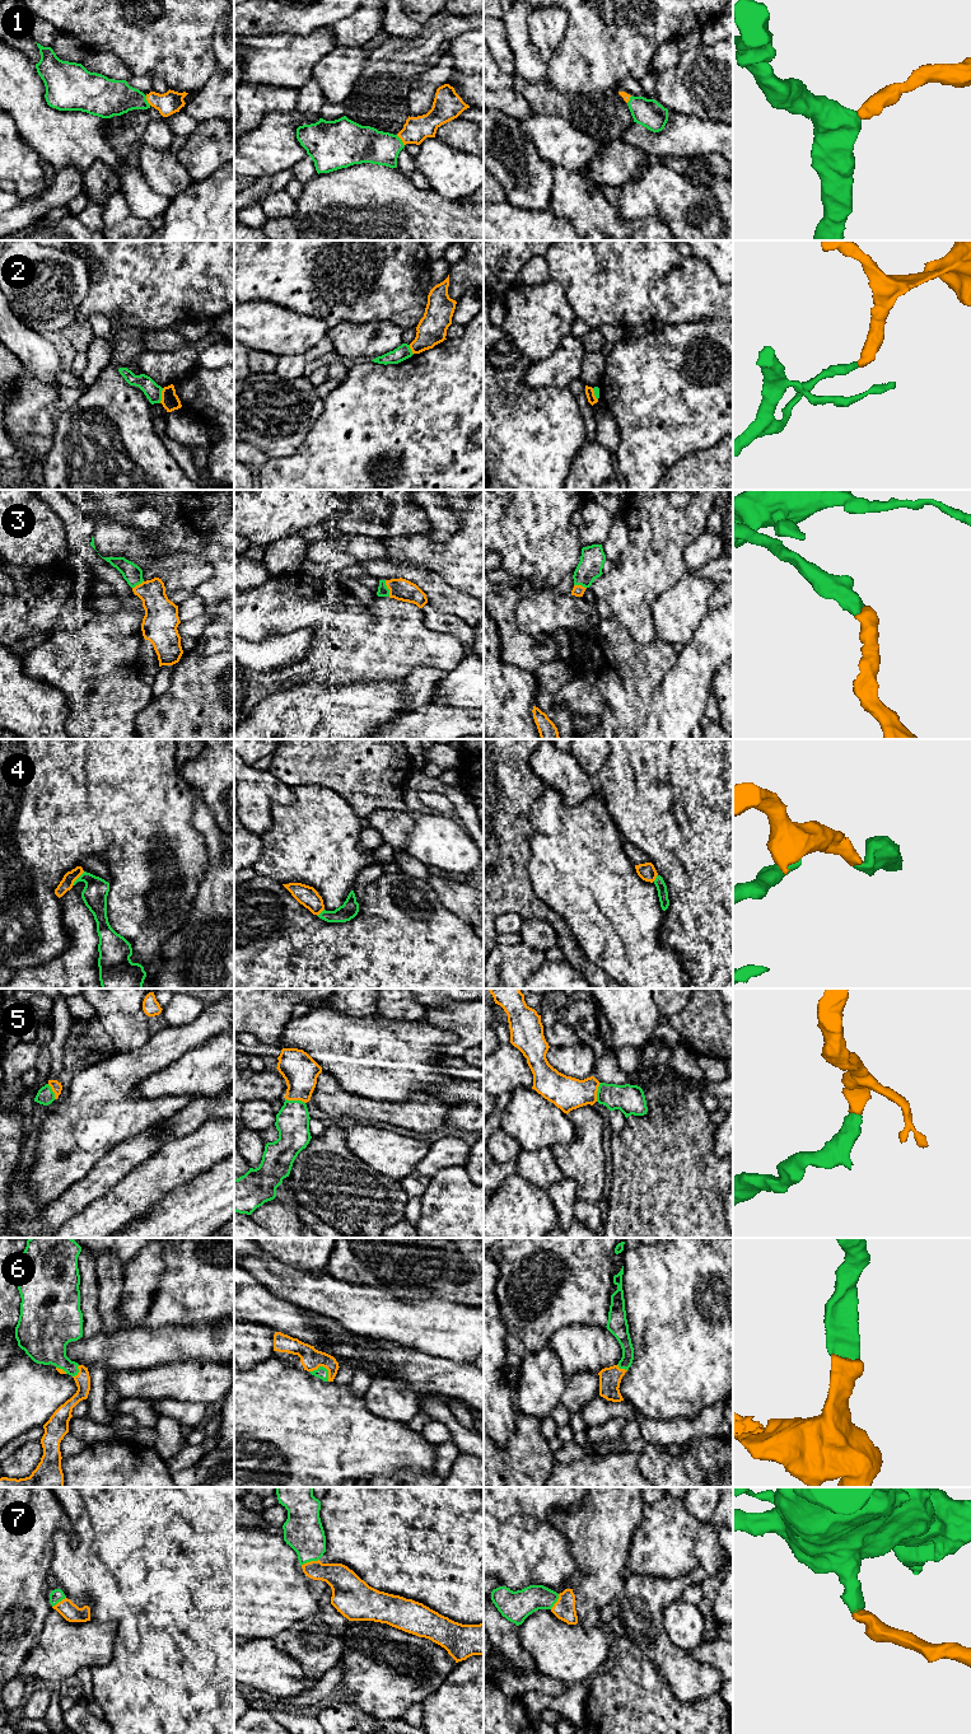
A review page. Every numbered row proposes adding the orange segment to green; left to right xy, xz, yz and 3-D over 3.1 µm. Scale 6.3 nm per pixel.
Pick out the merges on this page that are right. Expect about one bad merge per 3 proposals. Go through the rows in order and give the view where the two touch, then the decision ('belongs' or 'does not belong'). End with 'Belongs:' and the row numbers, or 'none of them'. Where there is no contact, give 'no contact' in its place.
1: contact in xz; belongs
2: contact in xy; does not belong
3: contact in xz; belongs
4: contact in xy; belongs
5: contact in xz; belongs
6: contact in xz; belongs
7: contact in xz; belongs
Belongs: 1, 3, 4, 5, 6, 7

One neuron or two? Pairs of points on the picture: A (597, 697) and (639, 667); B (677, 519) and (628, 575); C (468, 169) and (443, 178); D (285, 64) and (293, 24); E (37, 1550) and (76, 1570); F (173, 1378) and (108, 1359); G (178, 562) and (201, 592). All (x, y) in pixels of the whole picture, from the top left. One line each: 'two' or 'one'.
A: one
B: one
C: one
D: two
E: two
F: two
G: two

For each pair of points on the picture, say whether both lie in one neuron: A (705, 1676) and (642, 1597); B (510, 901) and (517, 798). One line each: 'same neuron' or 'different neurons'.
A: same neuron
B: same neuron

